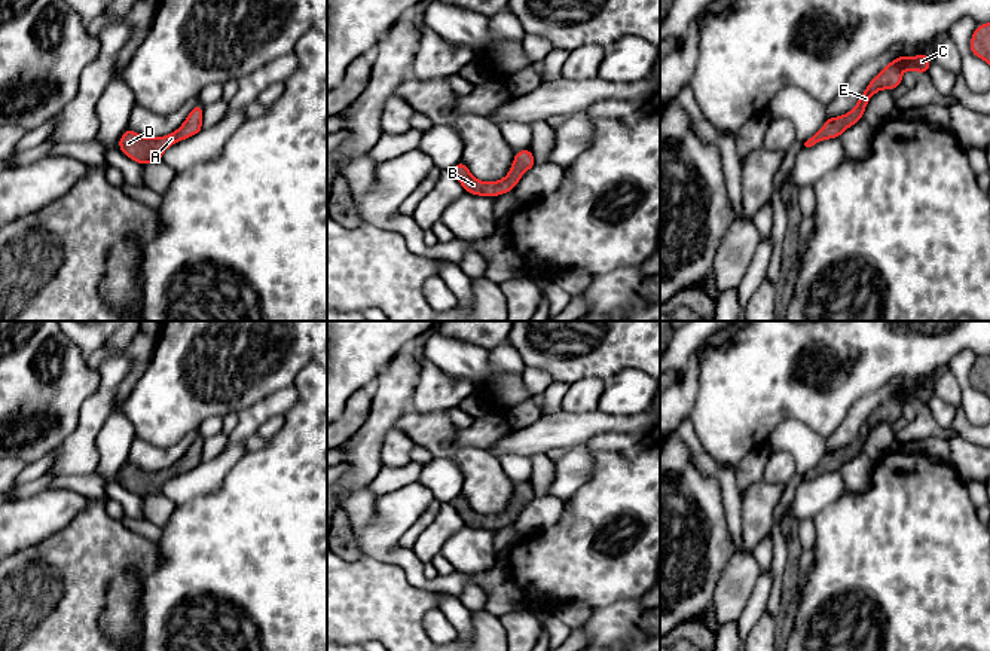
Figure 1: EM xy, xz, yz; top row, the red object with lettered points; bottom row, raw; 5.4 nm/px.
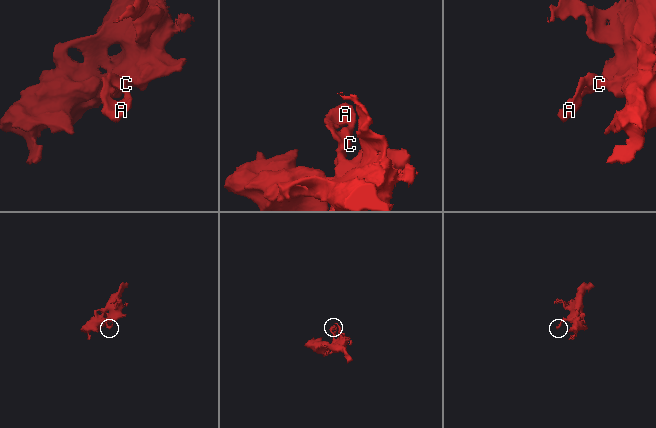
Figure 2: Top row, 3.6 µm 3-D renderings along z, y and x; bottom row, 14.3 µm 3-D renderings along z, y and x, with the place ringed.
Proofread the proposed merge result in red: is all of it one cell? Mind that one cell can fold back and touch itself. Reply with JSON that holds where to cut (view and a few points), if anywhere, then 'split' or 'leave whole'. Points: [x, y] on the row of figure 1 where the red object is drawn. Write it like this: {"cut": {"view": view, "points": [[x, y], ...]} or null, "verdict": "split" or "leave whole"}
{"cut": null, "verdict": "leave whole"}

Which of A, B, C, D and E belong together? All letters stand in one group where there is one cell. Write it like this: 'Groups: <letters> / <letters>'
Groups: A B C D E

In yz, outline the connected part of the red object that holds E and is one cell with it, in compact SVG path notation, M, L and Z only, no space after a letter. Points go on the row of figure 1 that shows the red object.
M922 52L919 56L899 55L873 77L867 89L859 95L856 106L849 113L837 117L826 117L819 132L812 135L804 146L812 147L824 140L838 138L847 128L864 117L865 107L876 92L881 89L893 91L902 85L902 73L905 70L926 74L931 62L931 56L926 52Z

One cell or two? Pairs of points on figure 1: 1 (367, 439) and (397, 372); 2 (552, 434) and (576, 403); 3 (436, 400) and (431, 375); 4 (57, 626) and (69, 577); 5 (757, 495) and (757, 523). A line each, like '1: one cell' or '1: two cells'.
1: one cell
2: two cells
3: one cell
4: one cell
5: one cell

